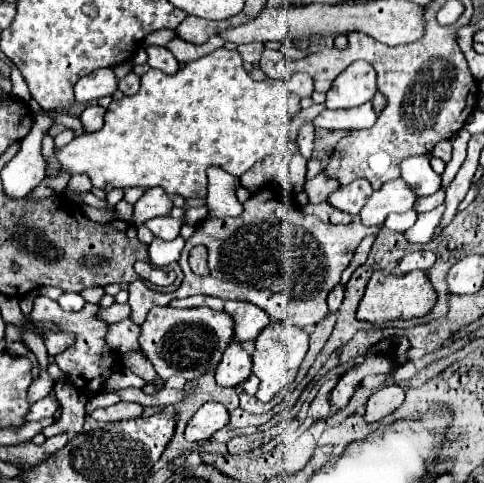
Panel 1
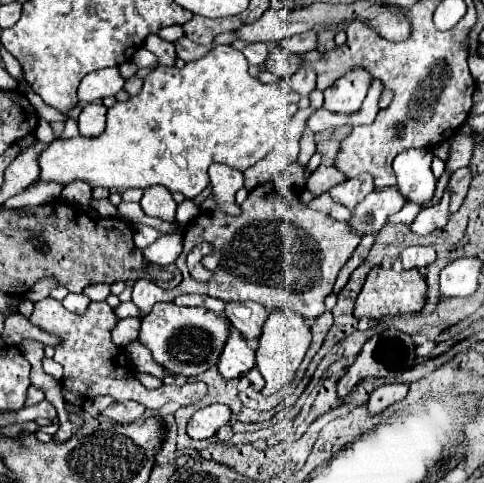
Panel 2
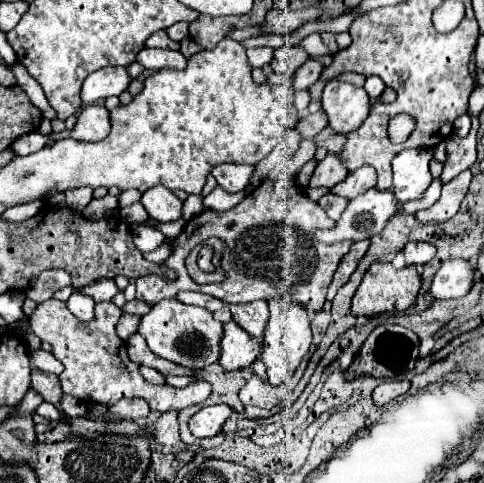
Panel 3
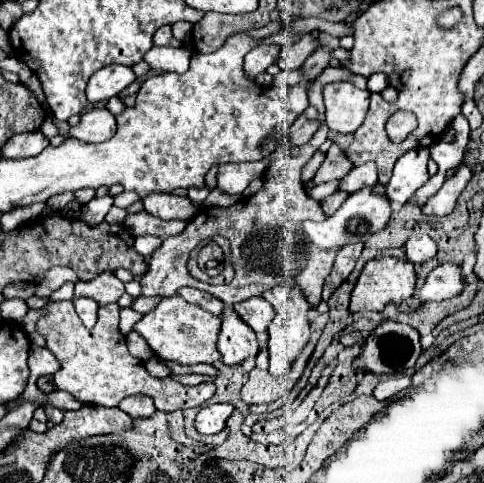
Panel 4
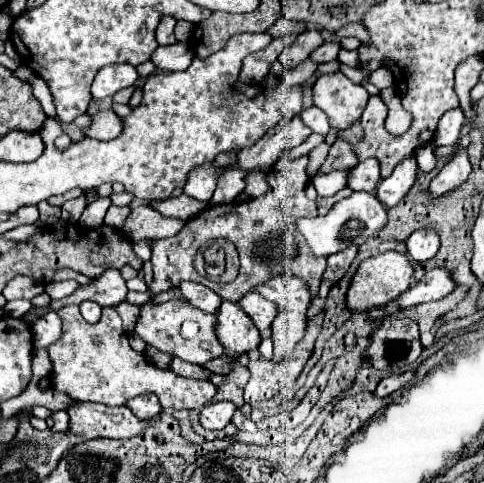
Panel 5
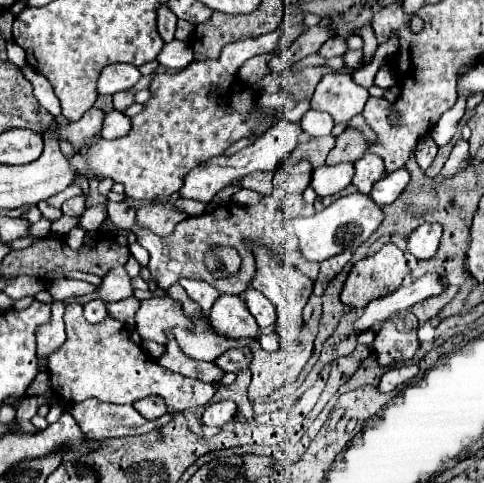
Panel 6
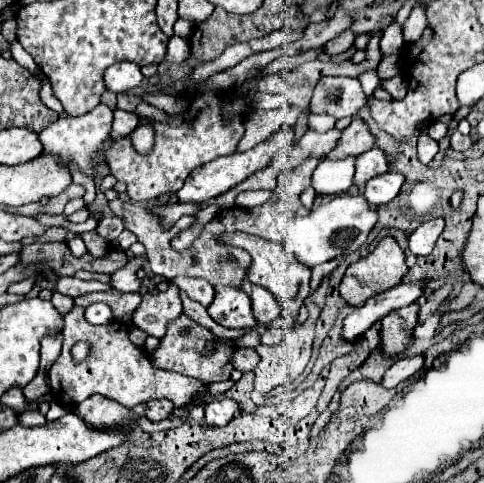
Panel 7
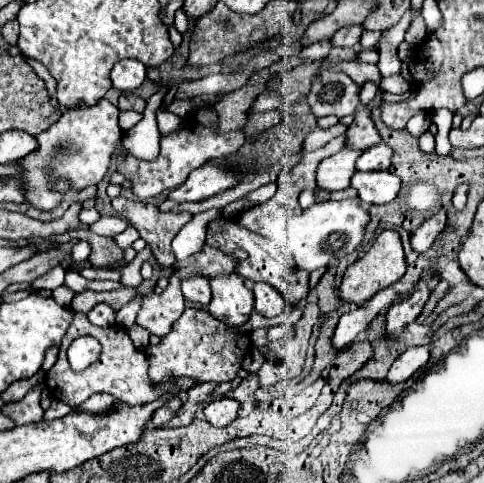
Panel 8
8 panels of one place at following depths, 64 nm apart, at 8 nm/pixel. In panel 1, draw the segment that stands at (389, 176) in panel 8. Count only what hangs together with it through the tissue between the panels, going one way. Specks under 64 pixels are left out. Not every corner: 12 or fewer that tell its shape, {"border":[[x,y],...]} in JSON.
{"border":[[428,156],[402,160],[402,178],[418,196],[440,190]]}

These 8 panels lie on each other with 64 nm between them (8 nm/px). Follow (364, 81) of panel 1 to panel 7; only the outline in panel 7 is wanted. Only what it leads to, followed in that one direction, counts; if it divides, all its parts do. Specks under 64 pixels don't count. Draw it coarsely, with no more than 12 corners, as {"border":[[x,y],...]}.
{"border":[[324,76],[310,112],[356,116],[368,98],[358,80]]}

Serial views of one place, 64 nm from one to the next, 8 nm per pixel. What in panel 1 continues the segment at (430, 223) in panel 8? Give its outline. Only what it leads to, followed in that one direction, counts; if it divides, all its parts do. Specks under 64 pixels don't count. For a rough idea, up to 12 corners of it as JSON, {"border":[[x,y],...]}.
{"border":[[412,252],[400,260],[402,274],[432,268],[434,252]]}

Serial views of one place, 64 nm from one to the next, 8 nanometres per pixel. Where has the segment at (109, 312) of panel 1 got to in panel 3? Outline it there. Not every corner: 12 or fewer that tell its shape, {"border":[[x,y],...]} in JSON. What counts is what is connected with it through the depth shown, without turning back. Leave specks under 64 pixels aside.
{"border":[[139,300],[128,301],[123,313],[143,316],[151,306]]}

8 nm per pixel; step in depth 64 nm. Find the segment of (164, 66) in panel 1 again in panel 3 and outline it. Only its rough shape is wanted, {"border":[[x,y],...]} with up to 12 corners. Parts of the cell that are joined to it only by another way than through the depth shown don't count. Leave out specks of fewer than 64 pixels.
{"border":[[164,30],[146,40],[148,48],[178,50],[180,44],[170,40]]}

